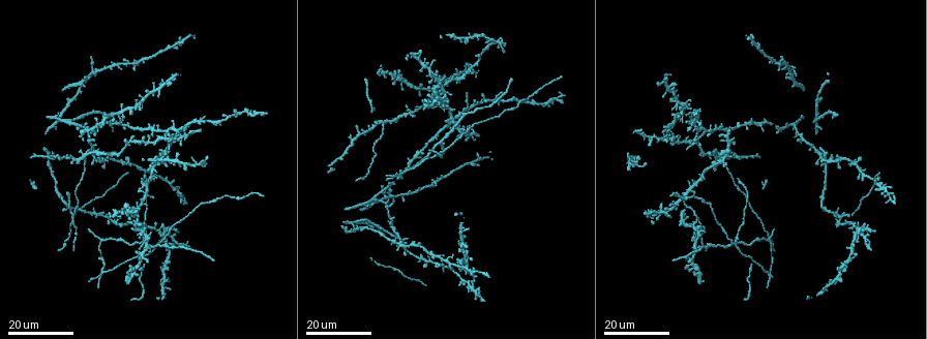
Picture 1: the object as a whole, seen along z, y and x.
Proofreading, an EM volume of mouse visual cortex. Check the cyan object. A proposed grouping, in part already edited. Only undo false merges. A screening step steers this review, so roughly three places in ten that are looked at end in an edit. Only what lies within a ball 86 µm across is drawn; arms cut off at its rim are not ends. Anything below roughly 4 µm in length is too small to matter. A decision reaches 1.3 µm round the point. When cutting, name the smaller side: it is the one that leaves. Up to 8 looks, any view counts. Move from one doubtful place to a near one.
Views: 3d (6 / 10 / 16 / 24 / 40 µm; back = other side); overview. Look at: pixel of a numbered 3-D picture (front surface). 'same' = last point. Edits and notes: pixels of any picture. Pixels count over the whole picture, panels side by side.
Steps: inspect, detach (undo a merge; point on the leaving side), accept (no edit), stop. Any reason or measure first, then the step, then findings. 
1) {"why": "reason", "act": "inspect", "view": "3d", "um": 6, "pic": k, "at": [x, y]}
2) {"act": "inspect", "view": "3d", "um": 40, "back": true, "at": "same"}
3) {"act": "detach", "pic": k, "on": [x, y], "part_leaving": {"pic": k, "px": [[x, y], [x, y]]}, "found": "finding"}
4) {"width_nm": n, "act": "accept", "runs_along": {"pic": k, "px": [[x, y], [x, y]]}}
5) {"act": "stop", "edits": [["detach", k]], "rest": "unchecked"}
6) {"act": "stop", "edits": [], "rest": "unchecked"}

{"act": "inspect", "view": "3d", "um": 16, "pic": 1, "at": [399, 246]}

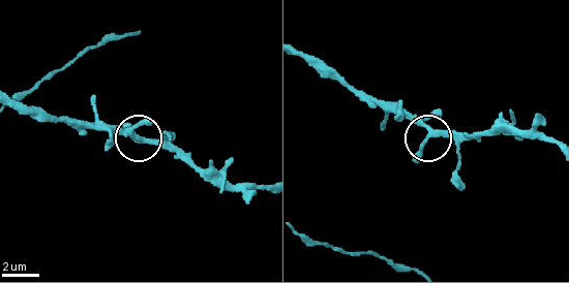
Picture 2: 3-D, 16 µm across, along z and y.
{"act": "inspect", "view": "3d", "um": 6, "pic": 2, "at": [433, 136]}

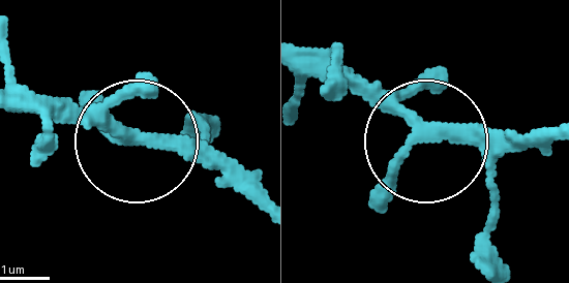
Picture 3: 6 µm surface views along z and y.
{"act": "accept", "found": "one cell here"}

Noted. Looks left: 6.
{"why": "looks like a crossing", "act": "inspect", "view": "3d", "um": 24, "pic": 1, "at": [181, 139]}

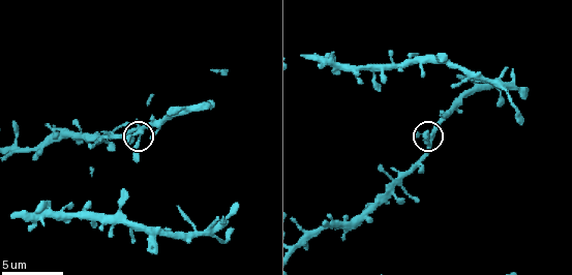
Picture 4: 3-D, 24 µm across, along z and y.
{"act": "inspect", "view": "3d", "um": 6, "pic": 4, "at": [430, 144]}

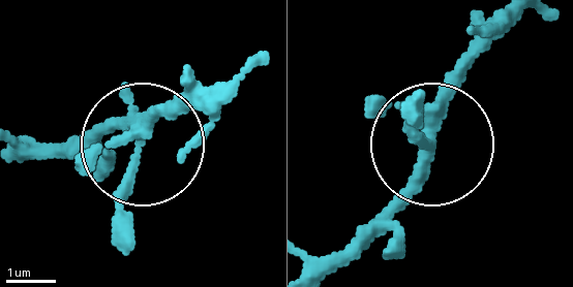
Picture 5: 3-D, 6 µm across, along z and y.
{"width_nm": 260, "act": "accept", "runs_along": {"pic": 5, "px": [[325, 261], [432, 138], [469, 43]]}, "found": "one cell here"}

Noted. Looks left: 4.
{"why": "a fork", "act": "inspect", "view": "3d", "um": 16, "pic": 1, "at": [166, 129]}

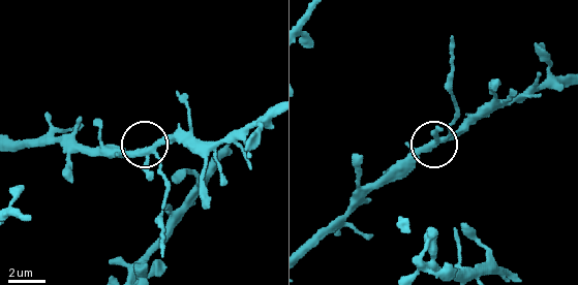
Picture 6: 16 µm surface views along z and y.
{"act": "inspect", "view": "3d", "um": 6, "pic": 6, "at": [154, 150]}

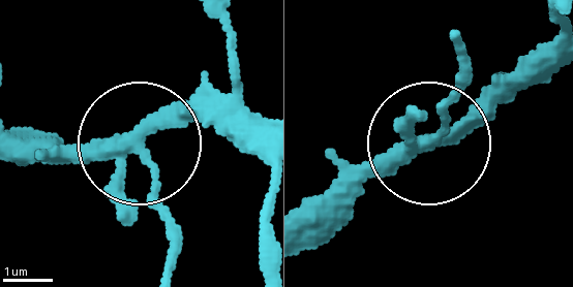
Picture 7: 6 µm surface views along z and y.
{"width_nm": 270, "act": "detach", "pic": 7, "on": [174, 231], "found": "two cells meet here"}

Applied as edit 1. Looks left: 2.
{"act": "stop", "edits": [["detach", 7]], "rest": "unchecked"}

